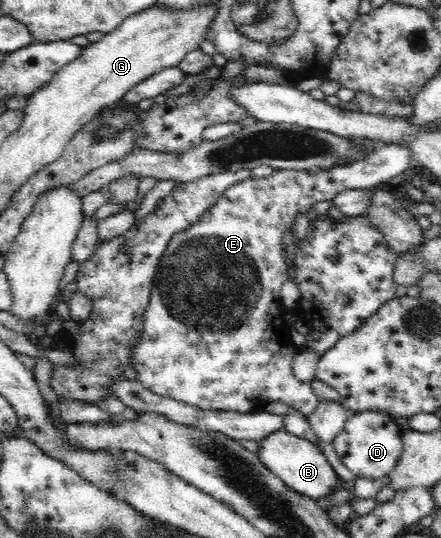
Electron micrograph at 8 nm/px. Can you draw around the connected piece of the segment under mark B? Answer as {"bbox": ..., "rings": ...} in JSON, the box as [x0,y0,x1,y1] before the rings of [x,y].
{"bbox":[257,429,342,502],"rings":[[[283,429],[262,439],[259,442],[257,453],[267,469],[280,478],[290,489],[302,497],[309,497],[316,502],[332,495],[342,483],[316,444],[305,438],[294,436]]]}

